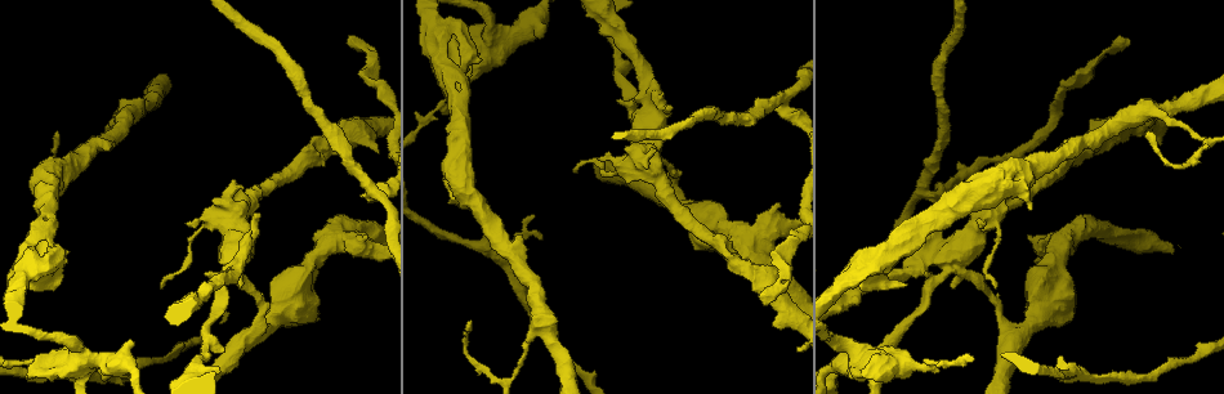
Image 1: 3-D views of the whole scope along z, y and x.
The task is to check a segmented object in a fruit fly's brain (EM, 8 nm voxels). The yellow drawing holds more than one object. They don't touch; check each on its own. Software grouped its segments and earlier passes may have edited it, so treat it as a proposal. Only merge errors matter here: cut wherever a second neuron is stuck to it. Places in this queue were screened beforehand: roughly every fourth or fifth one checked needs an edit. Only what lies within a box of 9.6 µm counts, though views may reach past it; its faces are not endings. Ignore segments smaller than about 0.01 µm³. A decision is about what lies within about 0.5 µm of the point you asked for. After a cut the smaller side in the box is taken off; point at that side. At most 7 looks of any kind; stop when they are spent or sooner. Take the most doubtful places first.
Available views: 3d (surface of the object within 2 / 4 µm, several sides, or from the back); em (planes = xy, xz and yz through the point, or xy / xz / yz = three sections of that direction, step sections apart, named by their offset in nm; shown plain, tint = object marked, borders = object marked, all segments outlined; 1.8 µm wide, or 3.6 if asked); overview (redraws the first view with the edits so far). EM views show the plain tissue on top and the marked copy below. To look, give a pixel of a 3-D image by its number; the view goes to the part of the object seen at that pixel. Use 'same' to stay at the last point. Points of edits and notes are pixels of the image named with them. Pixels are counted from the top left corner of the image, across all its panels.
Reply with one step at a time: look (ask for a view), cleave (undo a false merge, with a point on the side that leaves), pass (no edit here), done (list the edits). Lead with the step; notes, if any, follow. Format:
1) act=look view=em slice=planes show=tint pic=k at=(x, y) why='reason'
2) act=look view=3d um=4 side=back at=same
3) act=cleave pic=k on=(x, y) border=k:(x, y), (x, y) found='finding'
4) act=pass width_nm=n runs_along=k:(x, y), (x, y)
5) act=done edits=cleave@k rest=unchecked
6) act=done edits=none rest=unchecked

act=look view=3d um=2 pic=1 at=(1081, 373) why='three arms meet'

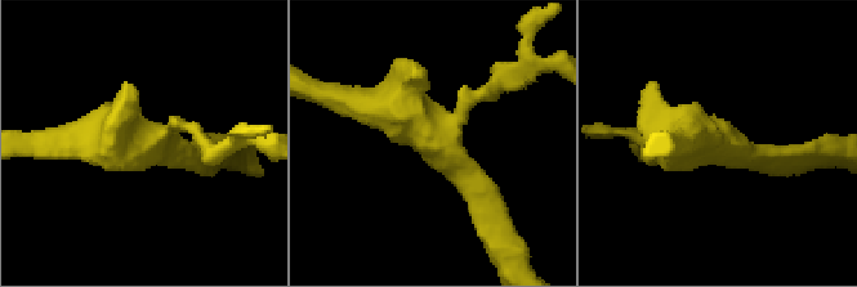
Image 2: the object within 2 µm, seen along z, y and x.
act=look view=em slice=xz step=16 show=tint pic=2 at=(430, 136) arms=3

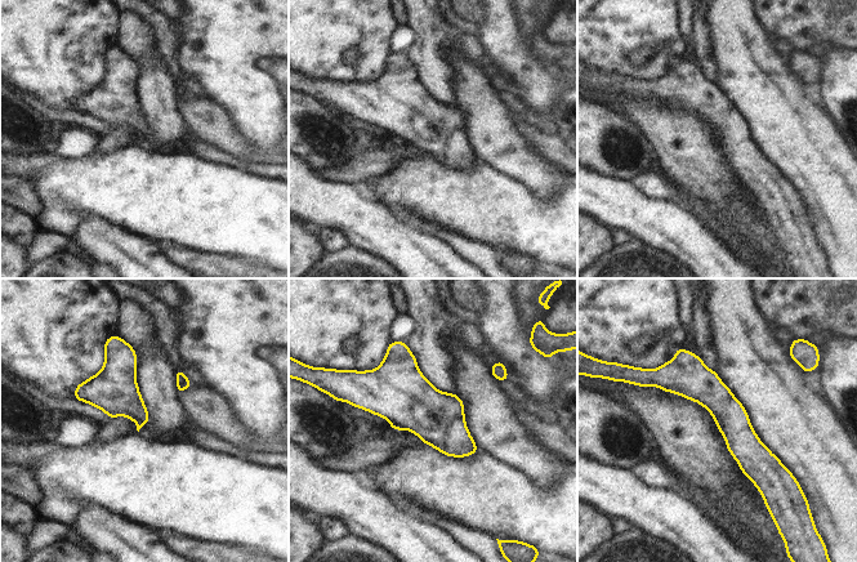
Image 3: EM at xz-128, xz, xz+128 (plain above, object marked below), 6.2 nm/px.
act=look view=em slice=planes show=tint at=same

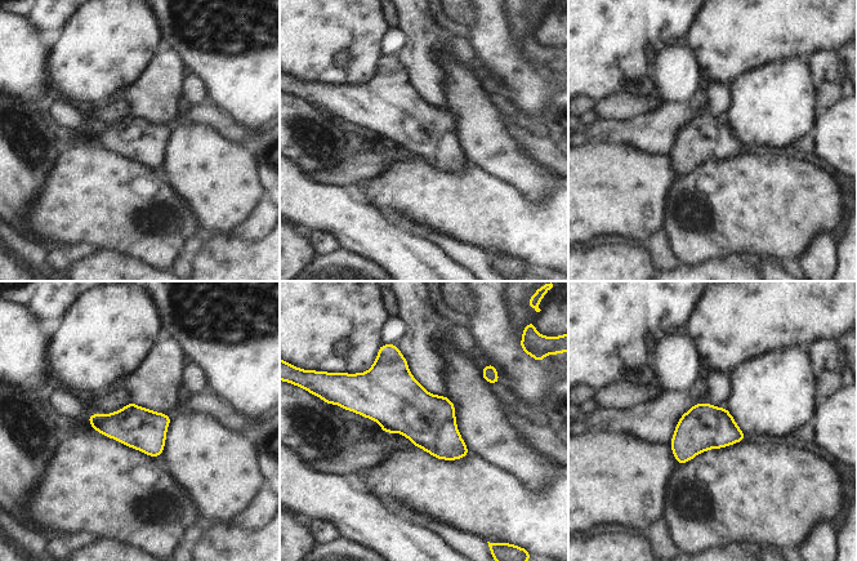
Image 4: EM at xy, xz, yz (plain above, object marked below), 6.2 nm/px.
act=pass width_nm=260 found='all the same neuron'

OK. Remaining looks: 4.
act=look view=3d um=2 pic=1 at=(453, 94) why='two arms in line, one across'

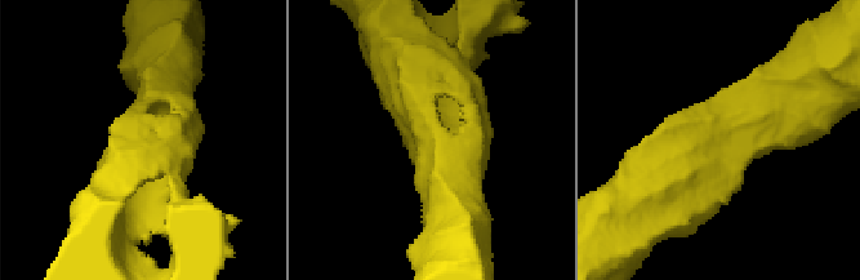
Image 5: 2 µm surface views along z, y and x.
act=look view=em slice=xz step=4 show=tint pic=5 at=(715, 164) why='shape alone is not enough'

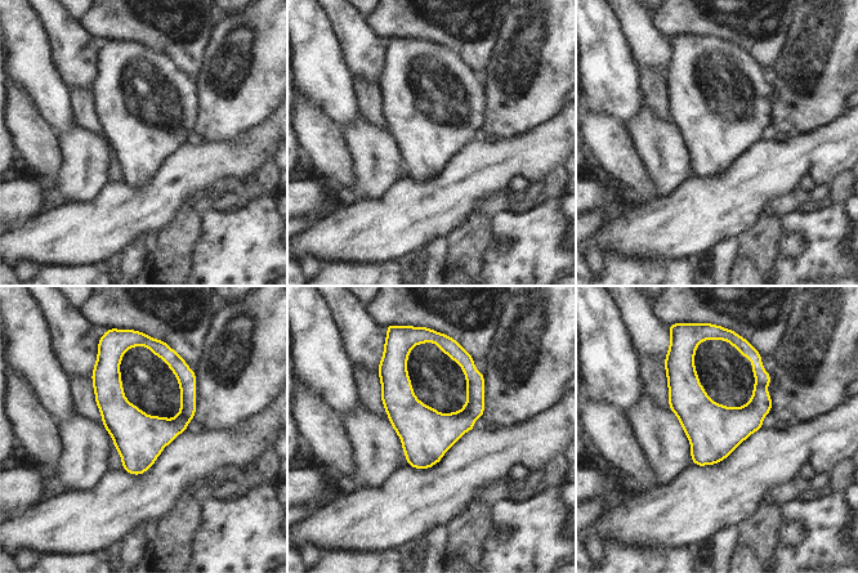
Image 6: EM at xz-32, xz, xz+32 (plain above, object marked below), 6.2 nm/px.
act=pass found='one neuron here'

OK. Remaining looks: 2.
act=look view=3d um=2 pic=1 at=(787, 97) why='side arm on a straight run'

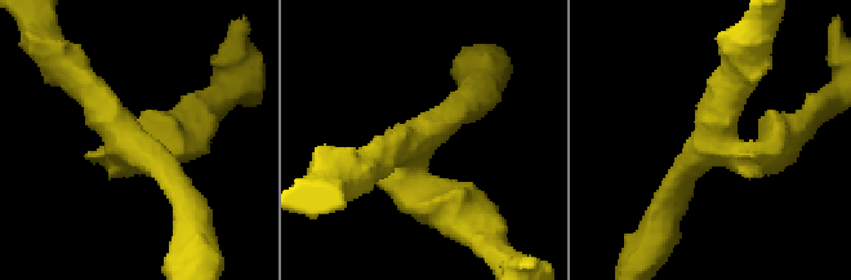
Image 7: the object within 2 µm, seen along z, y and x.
act=look view=em slice=planes show=tint pic=7 at=(139, 151) arms=3 arm_widths_nm=260,280,280 why='shape alone is not enough'

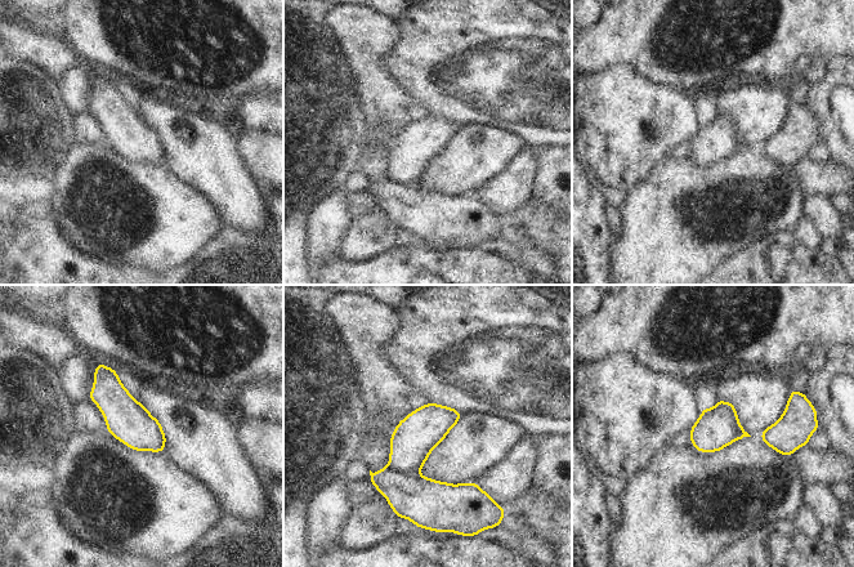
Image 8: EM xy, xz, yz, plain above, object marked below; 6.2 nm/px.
act=cleave pic=8 on=(426, 503) border=8:(389, 463), (396, 469), (416, 473) found='a second neuron is stuck on'

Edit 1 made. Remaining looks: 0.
act=done edits=cleave@8 rest=unchecked

